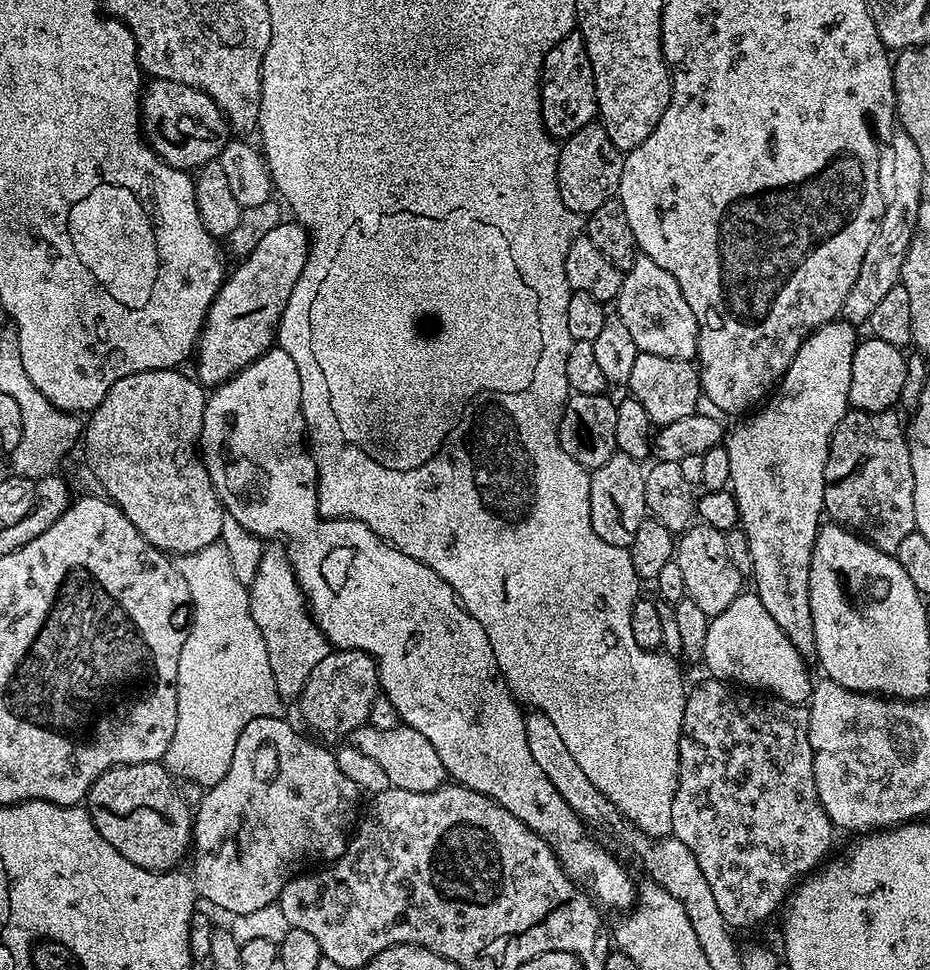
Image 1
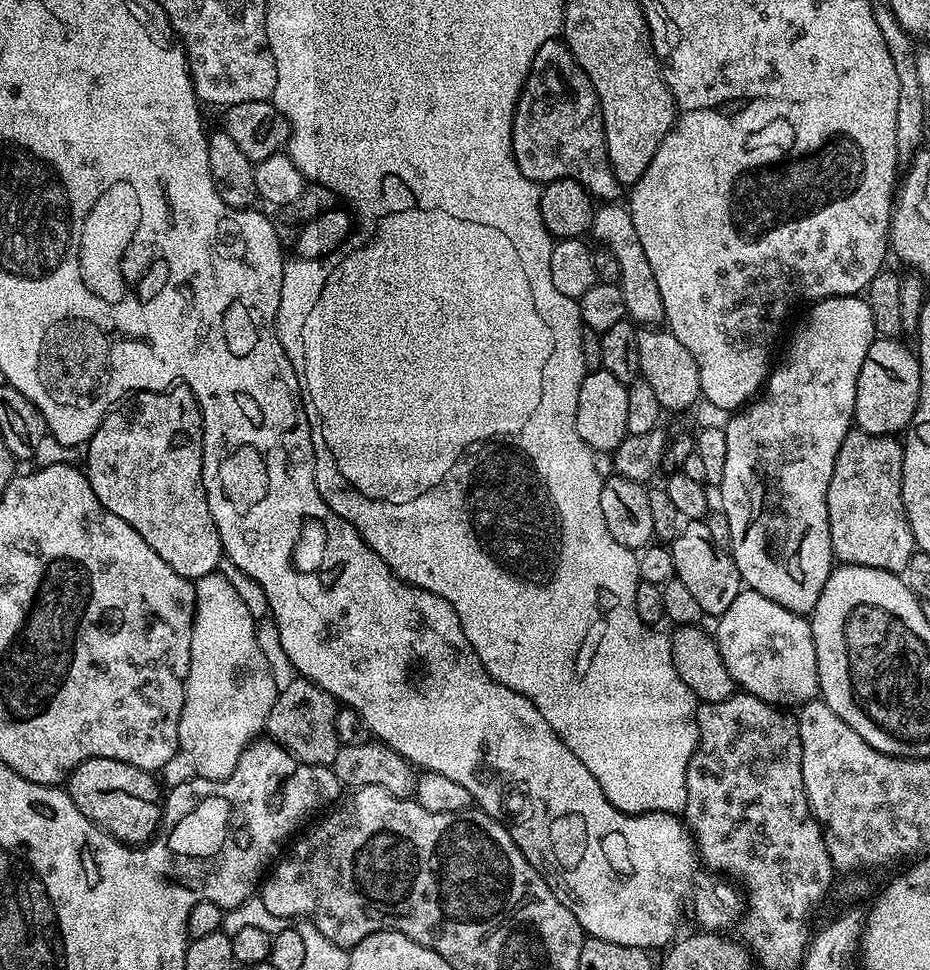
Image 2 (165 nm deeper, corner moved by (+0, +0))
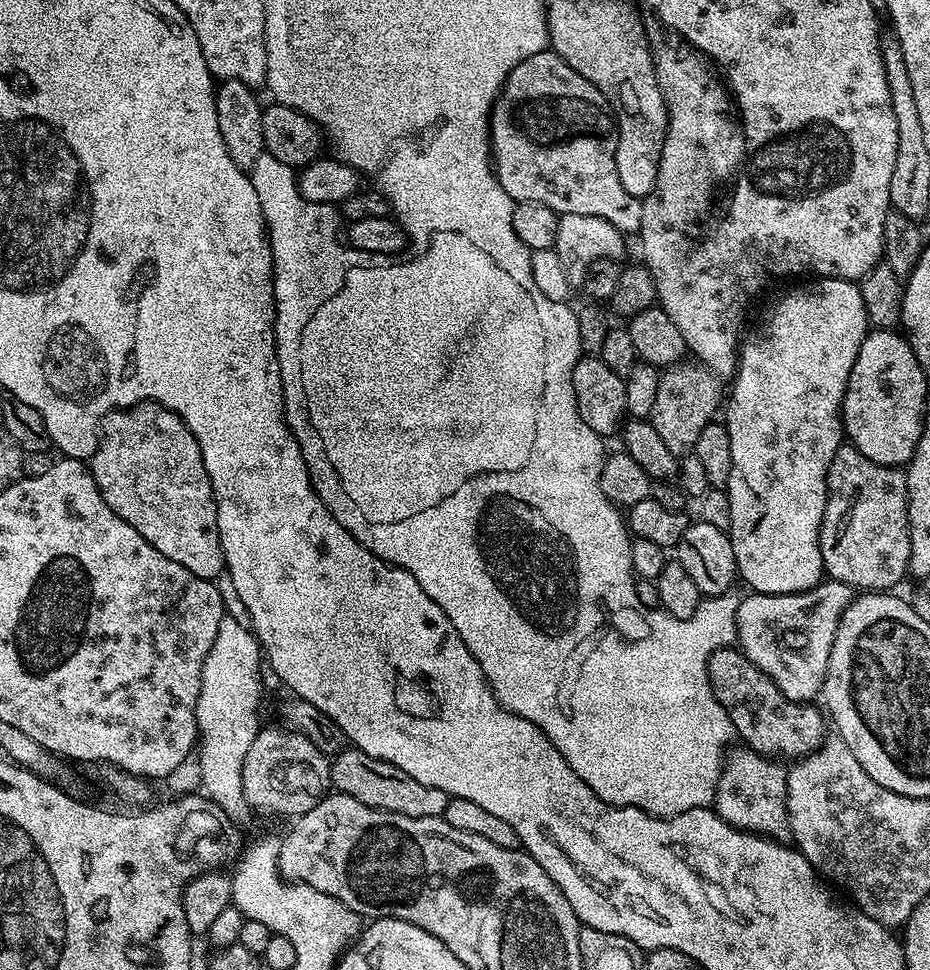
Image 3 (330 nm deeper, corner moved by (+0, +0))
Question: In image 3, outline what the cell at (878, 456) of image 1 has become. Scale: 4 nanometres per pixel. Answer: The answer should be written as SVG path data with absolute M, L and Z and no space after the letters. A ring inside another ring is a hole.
M841 443L840 449L834 454L834 458L830 462L830 470L828 471L828 501L826 502L826 510L824 517L820 523L820 549L822 550L822 562L827 579L837 580L843 584L848 584L853 590L892 590L896 583L907 574L908 568L912 564L912 535L908 529L908 477L900 468L891 468L890 466L882 466L878 462L870 462L870 458L866 458L866 454L862 454L857 448L853 448L851 444Z

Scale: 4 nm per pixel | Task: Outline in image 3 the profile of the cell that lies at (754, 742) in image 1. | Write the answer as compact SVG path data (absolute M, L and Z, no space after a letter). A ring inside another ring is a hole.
M747 746L739 747L733 747L727 753L716 787L714 811L726 822L730 822L730 826L740 828L743 832L755 832L757 836L766 836L770 840L787 841L792 831L786 806L788 773L785 765L761 756Z

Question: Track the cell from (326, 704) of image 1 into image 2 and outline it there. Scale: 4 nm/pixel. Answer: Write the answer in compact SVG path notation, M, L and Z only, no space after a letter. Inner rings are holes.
M298 678L290 686L279 689L274 706L270 709L266 732L276 743L281 744L297 762L302 764L323 764L331 766L341 748L336 733L336 709L338 702L329 692L324 692L313 680Z

